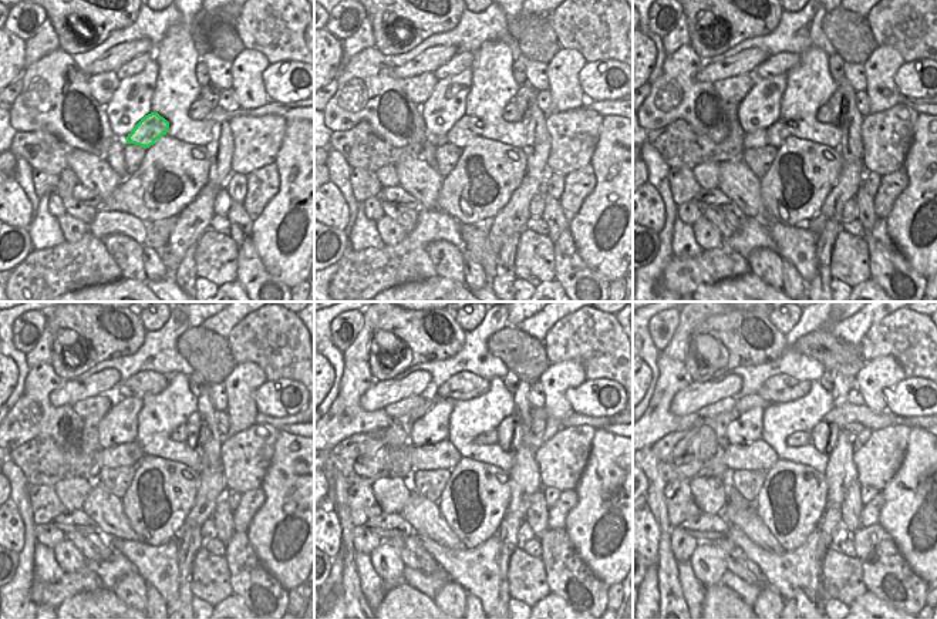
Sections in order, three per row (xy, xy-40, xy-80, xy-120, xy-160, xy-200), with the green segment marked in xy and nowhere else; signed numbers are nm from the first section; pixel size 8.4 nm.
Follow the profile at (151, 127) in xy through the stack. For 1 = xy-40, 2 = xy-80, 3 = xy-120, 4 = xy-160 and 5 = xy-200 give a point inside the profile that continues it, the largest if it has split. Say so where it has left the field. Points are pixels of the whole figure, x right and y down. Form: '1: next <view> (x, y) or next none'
1: next xy-40 (464, 130)
2: next xy-80 (778, 131)
3: next xy-120 (127, 453)
4: next xy-160 (441, 456)
5: next xy-200 (755, 456)

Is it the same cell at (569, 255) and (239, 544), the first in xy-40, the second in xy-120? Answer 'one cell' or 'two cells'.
one cell

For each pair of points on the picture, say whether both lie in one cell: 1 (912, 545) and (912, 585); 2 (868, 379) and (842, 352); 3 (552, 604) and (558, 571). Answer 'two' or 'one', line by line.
1: two
2: two
3: two

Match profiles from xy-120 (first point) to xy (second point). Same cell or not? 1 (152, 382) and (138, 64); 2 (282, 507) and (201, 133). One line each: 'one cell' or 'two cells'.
1: one cell
2: two cells

